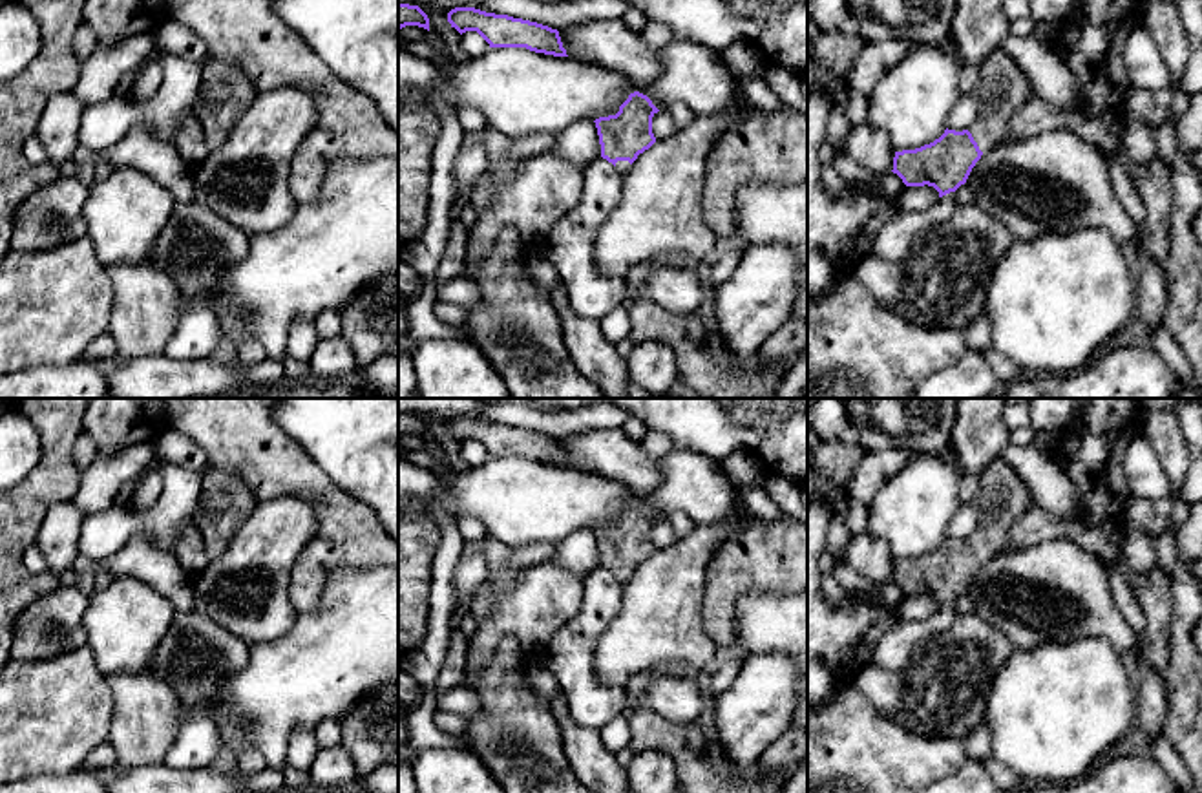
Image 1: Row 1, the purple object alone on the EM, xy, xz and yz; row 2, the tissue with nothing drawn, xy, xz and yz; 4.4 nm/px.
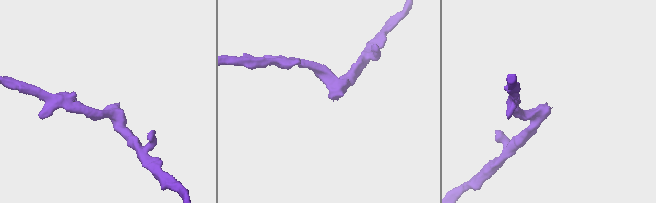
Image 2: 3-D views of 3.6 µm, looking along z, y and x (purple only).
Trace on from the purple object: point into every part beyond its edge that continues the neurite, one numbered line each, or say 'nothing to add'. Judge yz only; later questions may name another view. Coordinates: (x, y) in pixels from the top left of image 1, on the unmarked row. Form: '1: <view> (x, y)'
1: yz (1003, 496)

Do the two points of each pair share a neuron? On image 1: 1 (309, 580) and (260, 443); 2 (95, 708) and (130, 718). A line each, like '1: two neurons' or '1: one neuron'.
1: one neuron
2: two neurons

